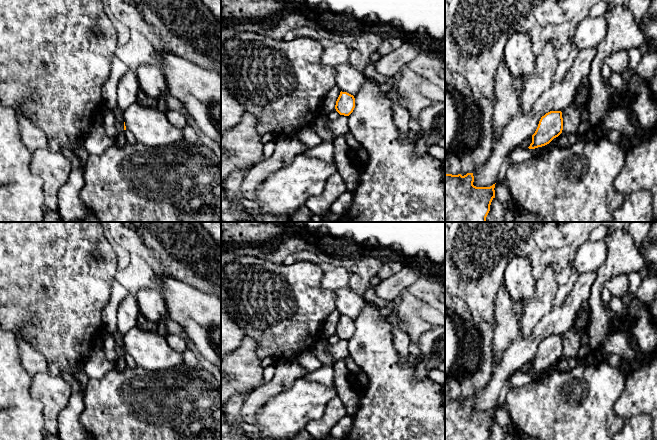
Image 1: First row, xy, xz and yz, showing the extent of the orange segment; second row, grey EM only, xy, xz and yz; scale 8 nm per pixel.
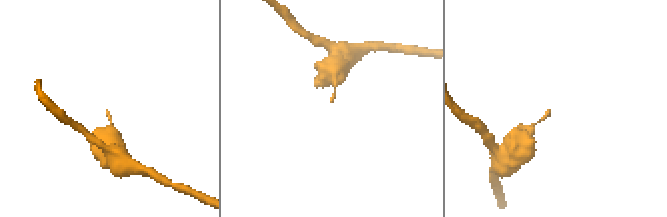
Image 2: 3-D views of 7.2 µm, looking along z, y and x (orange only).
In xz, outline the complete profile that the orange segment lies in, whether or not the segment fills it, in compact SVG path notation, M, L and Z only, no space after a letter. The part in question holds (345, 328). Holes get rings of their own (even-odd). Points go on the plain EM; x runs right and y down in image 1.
M340 316L335 333L340 339L349 340L355 332L355 322L347 316Z

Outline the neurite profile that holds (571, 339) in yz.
M572 325L562 335L562 342L563 342L562 357L567 358L571 361L576 357L580 347L582 346L581 336L582 334L575 329L574 325Z

